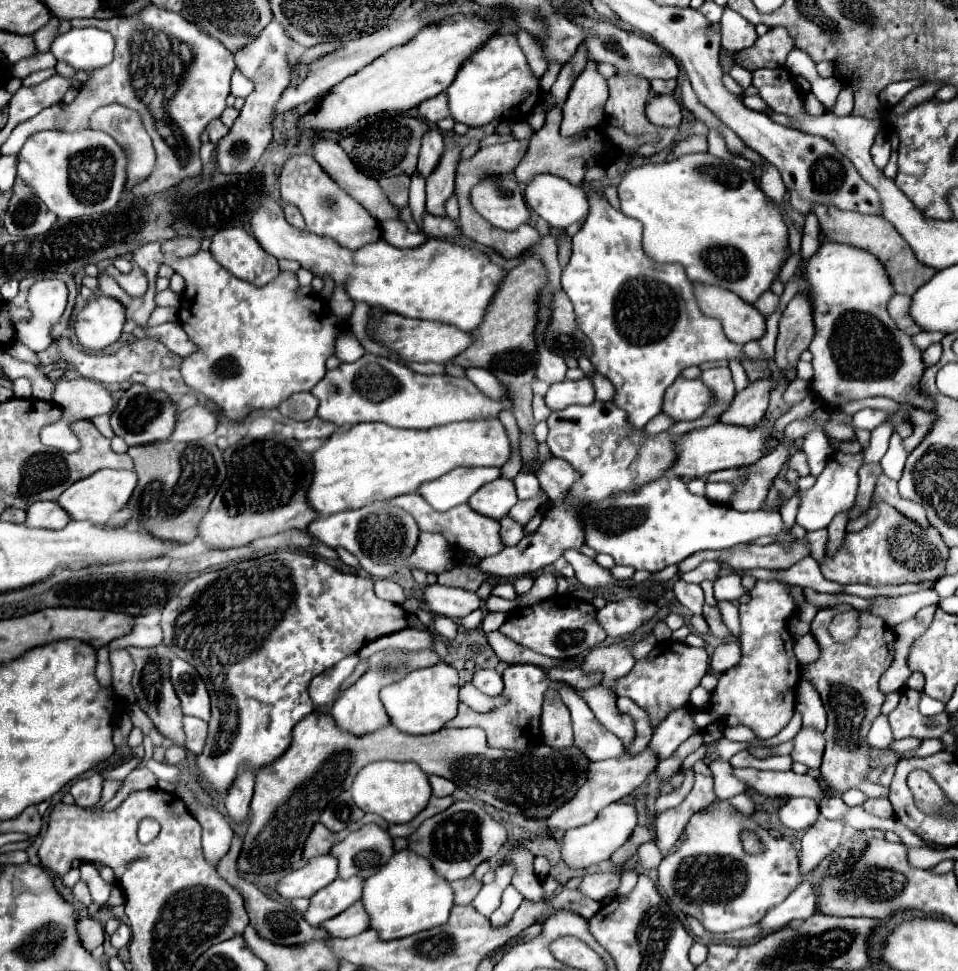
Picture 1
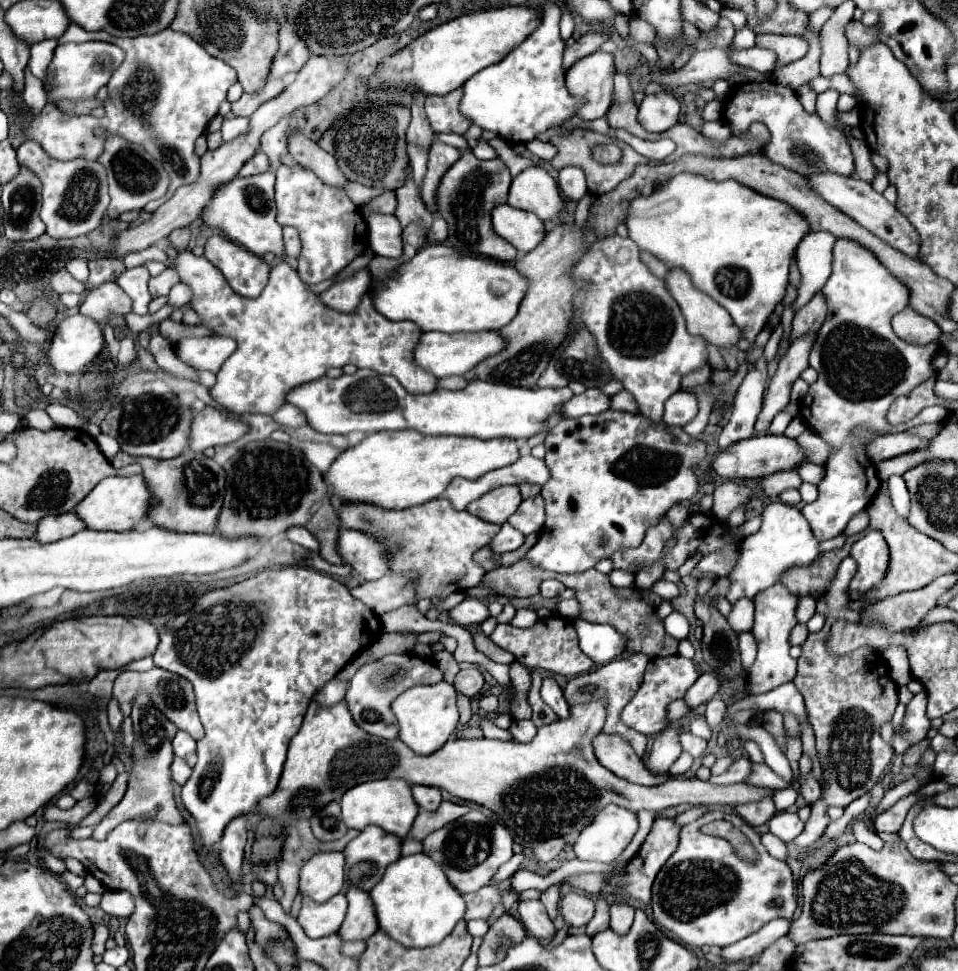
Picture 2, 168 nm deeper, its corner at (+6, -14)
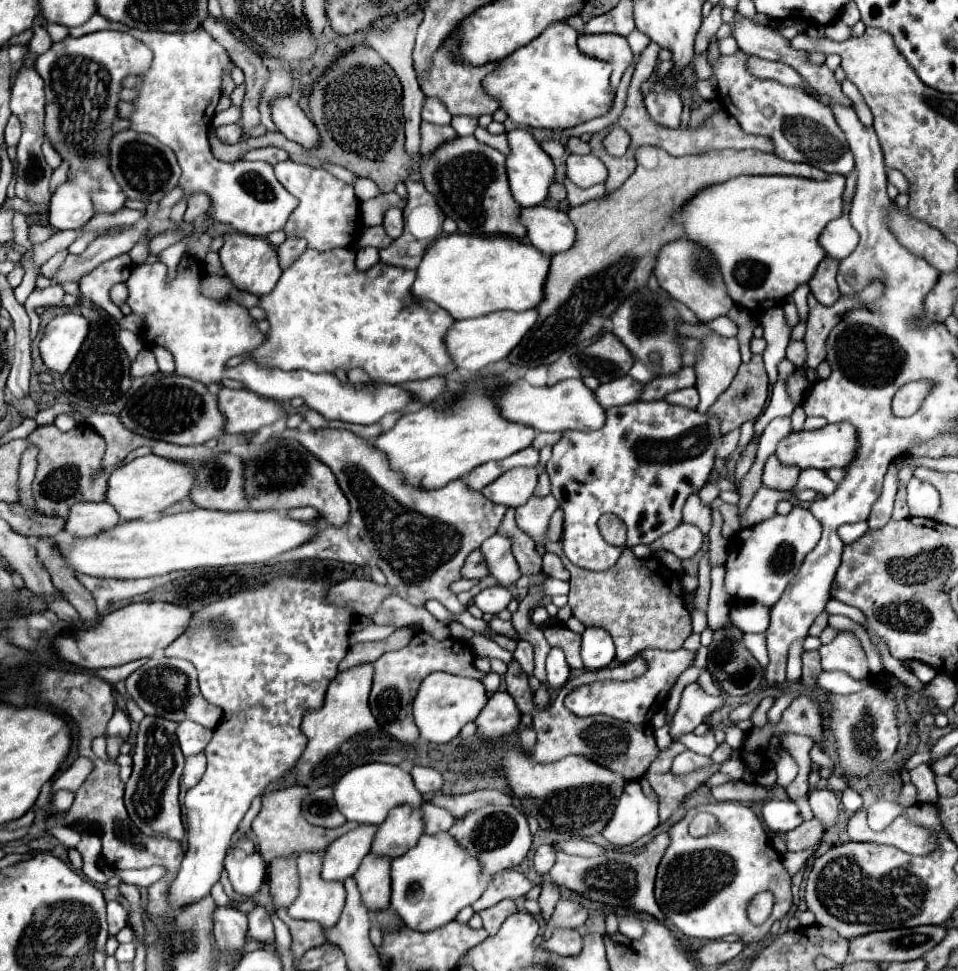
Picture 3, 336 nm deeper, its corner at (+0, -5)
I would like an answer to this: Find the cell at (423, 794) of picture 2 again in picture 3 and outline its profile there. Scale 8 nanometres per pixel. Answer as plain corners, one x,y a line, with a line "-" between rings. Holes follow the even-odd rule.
415,765
411,769
411,777
415,781
415,787
421,791
421,793
435,793
441,789
443,785
443,777
439,771
431,769
431,767
421,767
421,765

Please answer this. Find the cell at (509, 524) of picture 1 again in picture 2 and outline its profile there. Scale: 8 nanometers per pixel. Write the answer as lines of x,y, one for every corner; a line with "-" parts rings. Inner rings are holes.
489,546
477,550
477,554
473,554
473,556
475,556
473,560
475,560
475,562
477,562
485,572
491,572
491,570
499,568
499,558
501,558
501,556
497,556
495,552
491,552

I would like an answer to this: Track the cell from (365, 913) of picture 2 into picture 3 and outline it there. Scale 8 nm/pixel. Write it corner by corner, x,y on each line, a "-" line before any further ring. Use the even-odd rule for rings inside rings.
365,857
357,873
353,875
353,879
357,881
357,889
361,893
361,901
371,913
389,907
389,893
391,893
389,863
391,859
371,861
371,857

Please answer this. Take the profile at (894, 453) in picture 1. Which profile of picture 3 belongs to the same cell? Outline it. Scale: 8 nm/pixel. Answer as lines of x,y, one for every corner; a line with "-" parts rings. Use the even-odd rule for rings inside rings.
913,477
907,483
907,505
909,517
933,517
939,509
939,493
933,485

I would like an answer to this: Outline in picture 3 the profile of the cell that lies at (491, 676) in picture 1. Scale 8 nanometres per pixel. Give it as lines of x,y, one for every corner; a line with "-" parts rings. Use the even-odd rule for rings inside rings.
497,691
489,697
487,705
483,707
475,723
477,723
477,731
485,739
499,739
511,733
513,729
517,729
519,717
521,713
515,707
513,697
507,691

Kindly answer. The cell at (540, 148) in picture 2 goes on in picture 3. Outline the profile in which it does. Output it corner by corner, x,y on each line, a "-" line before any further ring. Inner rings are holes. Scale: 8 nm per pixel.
571,137
565,147
569,149
569,153
579,153
579,155
587,155
589,153
589,145
585,141
581,141
579,137

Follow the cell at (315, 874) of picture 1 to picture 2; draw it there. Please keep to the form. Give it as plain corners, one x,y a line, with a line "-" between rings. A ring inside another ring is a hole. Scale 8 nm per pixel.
345,852
313,854
301,868
299,888
315,902
327,902
345,886

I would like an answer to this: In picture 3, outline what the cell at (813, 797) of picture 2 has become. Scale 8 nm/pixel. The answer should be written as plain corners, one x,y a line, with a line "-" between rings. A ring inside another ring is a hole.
811,789
809,791
809,805
817,819
823,821
825,829
835,825
839,813
839,799
829,789

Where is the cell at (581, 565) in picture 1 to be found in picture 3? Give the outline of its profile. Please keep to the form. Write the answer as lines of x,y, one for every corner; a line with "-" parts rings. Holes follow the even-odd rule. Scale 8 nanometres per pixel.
545,579
543,585
543,596
567,595
569,593
569,583
559,581
559,579

